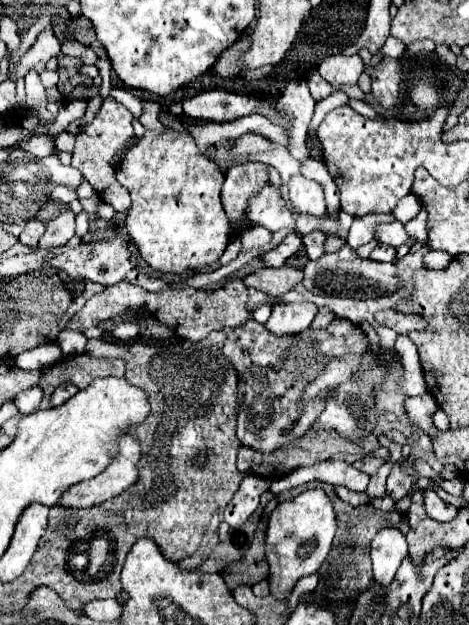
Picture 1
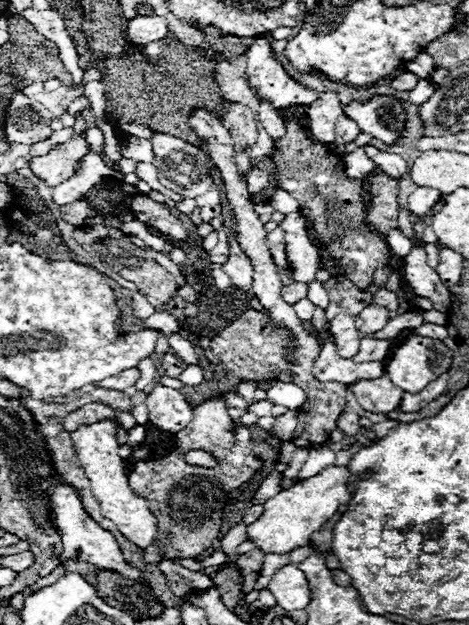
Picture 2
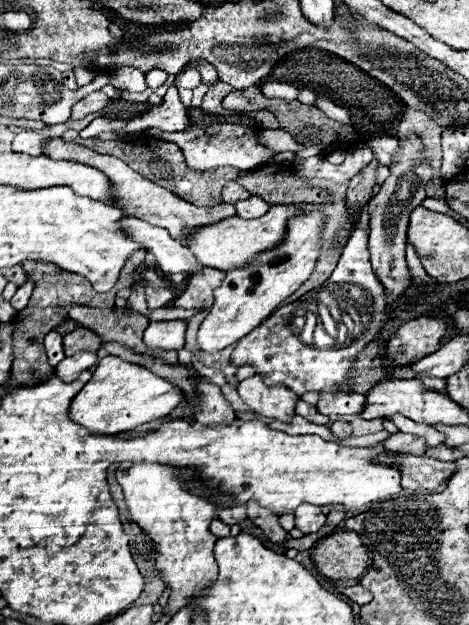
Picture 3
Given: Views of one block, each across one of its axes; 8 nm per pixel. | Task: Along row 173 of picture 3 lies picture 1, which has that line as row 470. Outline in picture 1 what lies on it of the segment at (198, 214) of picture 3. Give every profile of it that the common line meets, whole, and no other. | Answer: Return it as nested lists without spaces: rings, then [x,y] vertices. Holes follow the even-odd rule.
[[[120,436],[120,452],[116,452],[116,460],[108,464],[108,470],[100,472],[100,476],[94,476],[92,480],[72,484],[56,504],[68,510],[82,510],[118,496],[138,480],[138,458],[138,442],[130,436]]]

